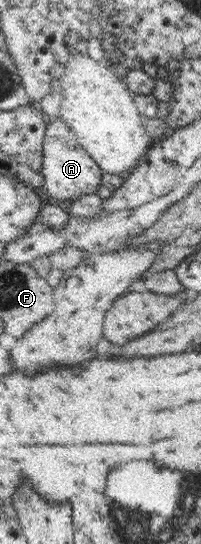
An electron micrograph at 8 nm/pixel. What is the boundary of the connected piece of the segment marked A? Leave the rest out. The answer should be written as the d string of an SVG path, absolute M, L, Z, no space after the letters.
M51 115L51 121L45 130L43 140L43 164L41 167L45 190L51 200L74 201L82 194L103 193L100 182L104 172L98 164L83 150L69 126L56 121Z

